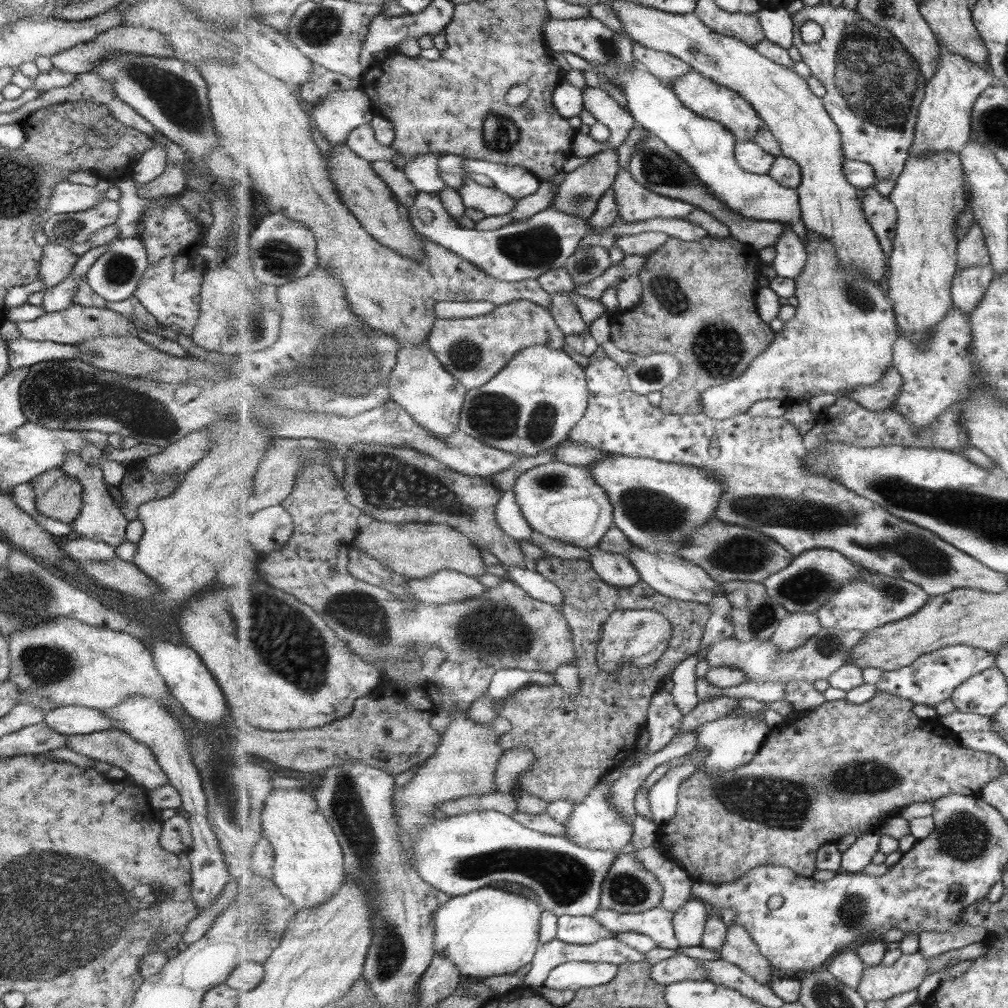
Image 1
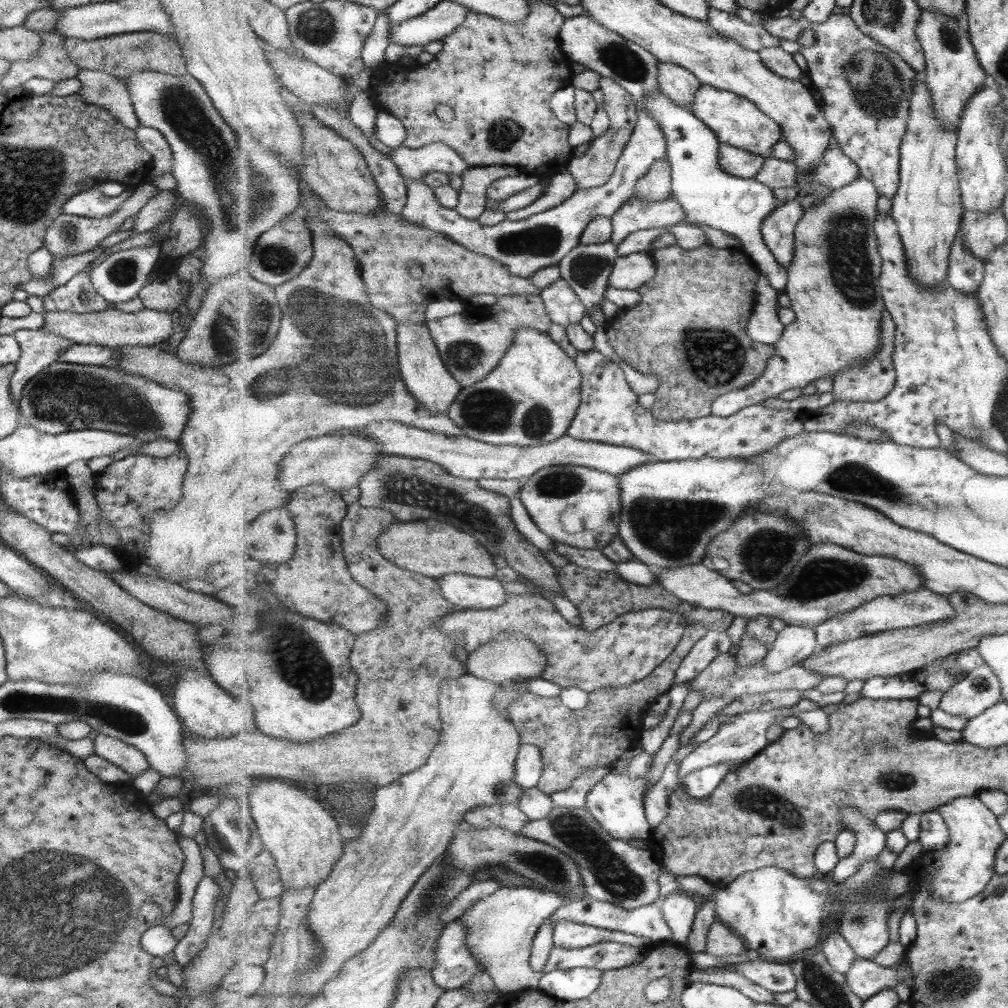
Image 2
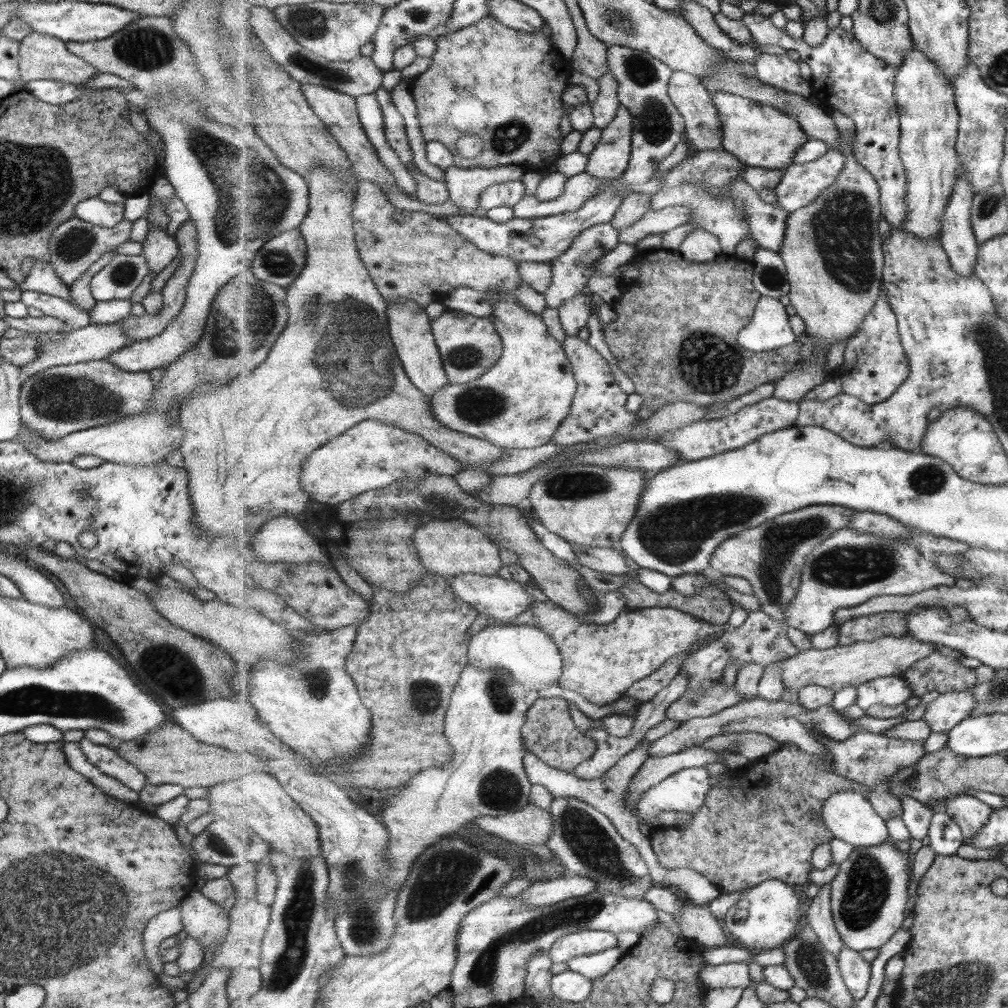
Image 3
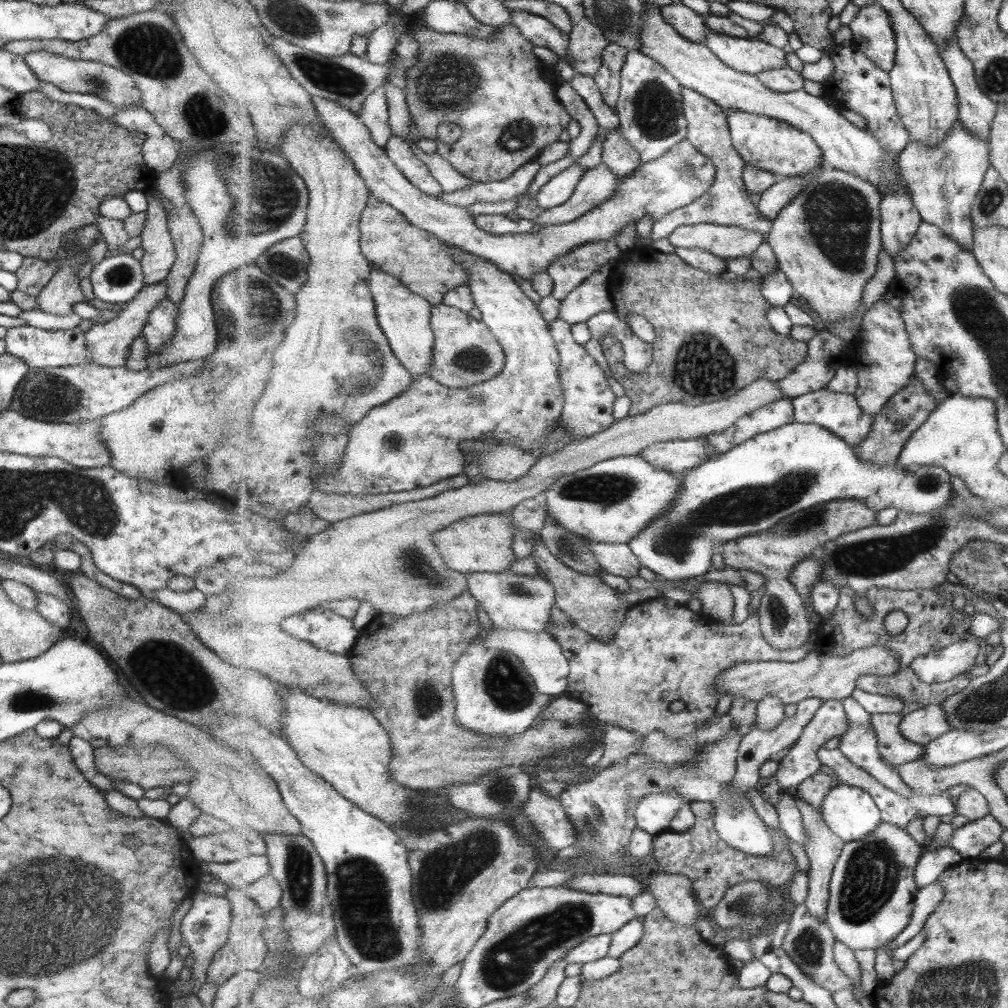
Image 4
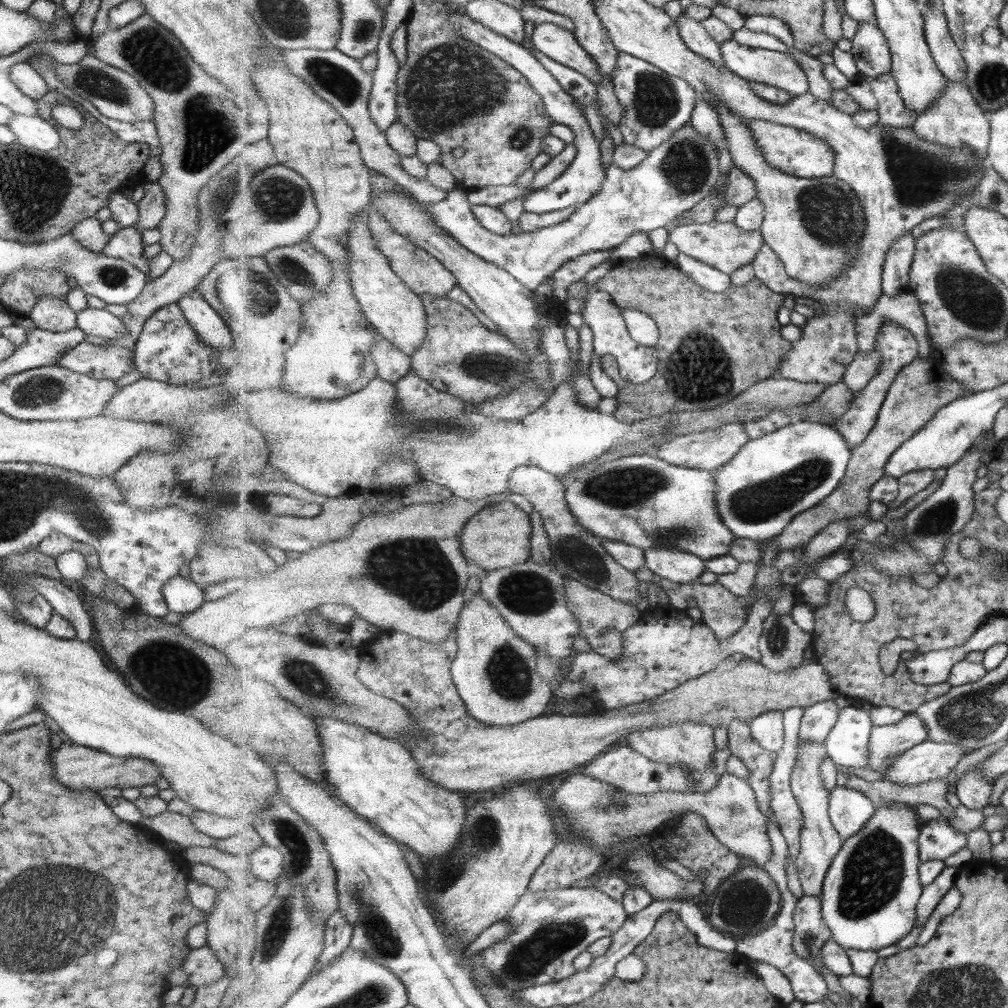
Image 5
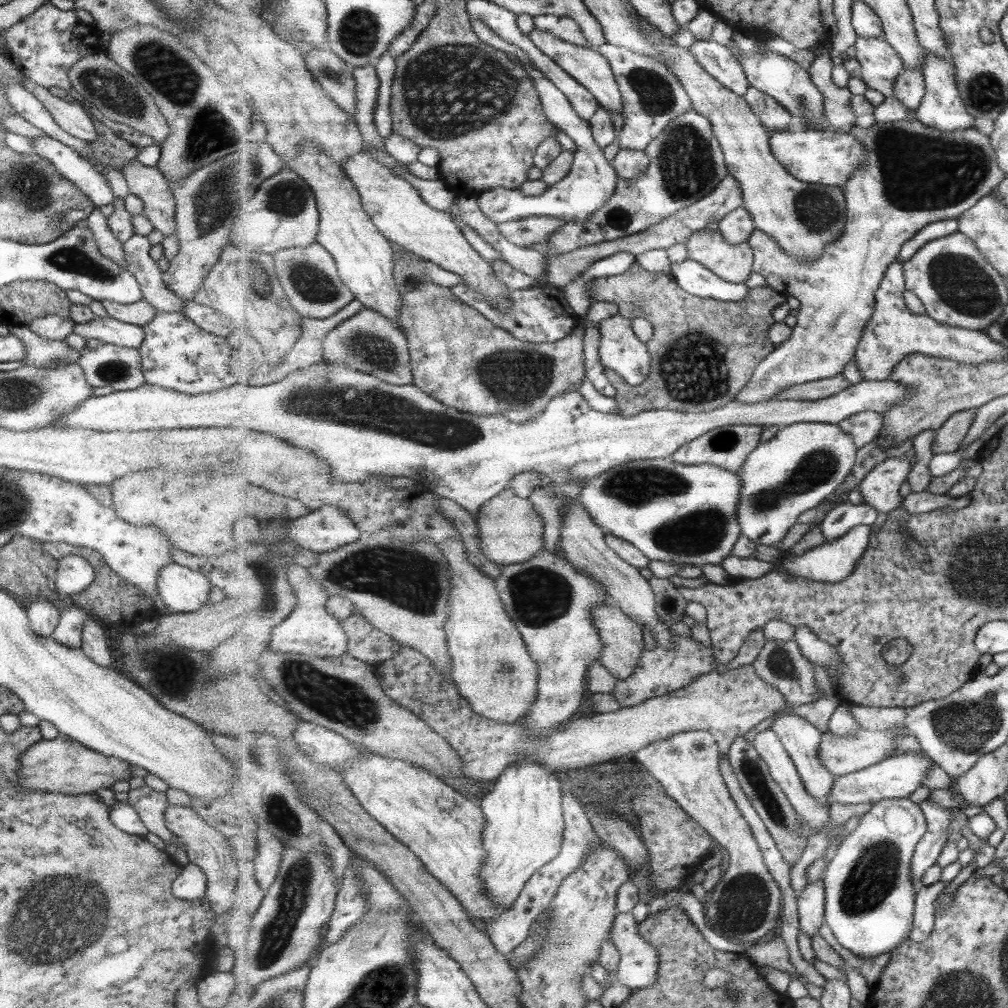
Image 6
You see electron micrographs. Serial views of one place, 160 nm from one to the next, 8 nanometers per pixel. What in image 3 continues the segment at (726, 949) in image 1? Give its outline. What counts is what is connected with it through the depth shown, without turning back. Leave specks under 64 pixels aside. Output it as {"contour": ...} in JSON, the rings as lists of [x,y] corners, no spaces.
{"contour":[[[688,901],[684,904],[684,911],[674,918],[678,923],[683,936],[699,944],[704,950],[717,950],[729,947],[727,936],[719,919],[707,906],[695,905]]]}

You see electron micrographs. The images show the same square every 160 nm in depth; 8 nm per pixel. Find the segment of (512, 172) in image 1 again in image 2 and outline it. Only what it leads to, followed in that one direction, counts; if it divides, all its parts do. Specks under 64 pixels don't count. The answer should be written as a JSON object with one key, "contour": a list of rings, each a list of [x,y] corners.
{"contour":[[[434,142],[421,148],[400,146],[393,148],[391,157],[403,176],[414,181],[423,181],[429,172],[445,172],[462,176],[470,164],[448,144]]]}

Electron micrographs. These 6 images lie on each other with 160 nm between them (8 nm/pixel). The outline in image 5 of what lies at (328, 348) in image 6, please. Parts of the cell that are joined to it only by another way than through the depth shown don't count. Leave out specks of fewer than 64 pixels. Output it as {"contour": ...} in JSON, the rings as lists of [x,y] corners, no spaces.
{"contour":[[[369,323],[369,327],[377,339],[377,344],[373,346],[373,361],[378,366],[379,377],[395,384],[411,373],[411,359],[395,344],[391,344],[372,323]]]}

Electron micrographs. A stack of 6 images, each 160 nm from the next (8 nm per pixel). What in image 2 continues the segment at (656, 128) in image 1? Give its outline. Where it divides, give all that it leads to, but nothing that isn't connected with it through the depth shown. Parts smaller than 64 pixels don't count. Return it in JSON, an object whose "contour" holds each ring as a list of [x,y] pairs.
{"contour":[[[656,90],[648,96],[646,100],[646,109],[648,113],[659,122],[668,138],[668,160],[672,164],[672,195],[671,199],[681,204],[686,212],[687,224],[705,224],[712,228],[726,231],[728,234],[735,236],[742,243],[741,249],[749,258],[754,261],[754,266],[758,273],[764,274],[771,283],[773,288],[785,292],[788,285],[788,269],[786,269],[774,255],[767,243],[764,241],[764,234],[761,232],[762,224],[766,218],[778,209],[777,198],[773,194],[773,188],[763,182],[759,182],[756,177],[739,178],[725,172],[720,165],[720,146],[722,142],[717,134],[709,126],[705,125],[693,110],[683,108],[676,102],[673,102],[661,90]]]}

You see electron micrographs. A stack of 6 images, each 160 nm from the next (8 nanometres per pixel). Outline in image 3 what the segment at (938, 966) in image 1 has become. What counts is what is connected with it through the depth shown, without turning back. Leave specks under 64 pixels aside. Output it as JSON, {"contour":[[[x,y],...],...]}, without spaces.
{"contour":[[[845,946],[838,959],[840,971],[844,975],[844,981],[856,1000],[861,1000],[870,987],[872,977],[872,963],[863,959],[860,952]]]}

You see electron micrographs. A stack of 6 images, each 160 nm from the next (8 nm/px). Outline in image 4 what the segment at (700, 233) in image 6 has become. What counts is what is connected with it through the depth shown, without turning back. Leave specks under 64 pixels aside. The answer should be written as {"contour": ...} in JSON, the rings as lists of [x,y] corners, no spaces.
{"contour":[[[685,224],[676,228],[668,238],[673,246],[681,248],[704,248],[715,256],[729,258],[750,257],[766,242],[762,232],[743,228],[742,226],[720,225],[720,224]]]}

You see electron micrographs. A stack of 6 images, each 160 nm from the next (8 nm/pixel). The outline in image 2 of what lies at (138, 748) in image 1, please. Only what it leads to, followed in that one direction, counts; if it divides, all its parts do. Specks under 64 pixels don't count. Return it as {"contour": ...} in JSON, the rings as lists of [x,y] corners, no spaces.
{"contour":[[[98,734],[93,740],[94,755],[122,768],[132,778],[148,766],[144,754],[116,738]]]}

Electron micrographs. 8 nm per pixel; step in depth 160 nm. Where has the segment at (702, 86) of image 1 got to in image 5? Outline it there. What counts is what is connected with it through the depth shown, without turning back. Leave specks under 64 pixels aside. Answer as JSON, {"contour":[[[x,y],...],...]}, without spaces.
{"contour":[[[750,120],[747,124],[751,132],[756,136],[756,141],[766,158],[779,170],[799,178],[823,178],[833,176],[836,168],[836,152],[833,147],[815,134],[809,134],[805,130],[784,126],[770,122],[769,120]]]}

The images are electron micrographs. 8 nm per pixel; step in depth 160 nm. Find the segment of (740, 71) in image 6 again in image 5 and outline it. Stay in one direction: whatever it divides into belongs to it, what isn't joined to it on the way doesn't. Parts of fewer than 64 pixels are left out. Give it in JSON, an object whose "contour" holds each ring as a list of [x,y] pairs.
{"contour":[[[684,14],[679,22],[680,35],[684,38],[687,46],[699,56],[705,56],[707,60],[726,66],[721,50],[721,44],[716,41],[701,24],[699,20],[693,20]]]}

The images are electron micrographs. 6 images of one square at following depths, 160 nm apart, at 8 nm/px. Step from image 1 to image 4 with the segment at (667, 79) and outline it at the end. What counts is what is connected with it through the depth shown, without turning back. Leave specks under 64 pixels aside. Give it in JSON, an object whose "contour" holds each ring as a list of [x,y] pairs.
{"contour":[[[682,86],[682,97],[684,98],[685,116],[688,120],[689,142],[692,142],[693,146],[701,151],[701,154],[708,156],[715,163],[716,181],[709,192],[695,202],[683,208],[672,210],[660,220],[655,221],[650,238],[645,241],[638,241],[637,246],[651,244],[656,240],[668,239],[676,228],[685,224],[737,225],[762,232],[767,238],[771,232],[773,220],[763,216],[757,205],[751,202],[750,192],[747,190],[744,181],[744,168],[747,163],[733,144],[728,124],[728,112],[722,106],[713,102],[712,98],[707,98],[704,94],[699,94],[696,90],[686,86]]]}

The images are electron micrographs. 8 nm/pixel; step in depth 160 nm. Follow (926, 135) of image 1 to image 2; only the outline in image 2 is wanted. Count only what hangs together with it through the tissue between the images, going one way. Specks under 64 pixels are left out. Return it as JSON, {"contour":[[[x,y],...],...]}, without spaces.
{"contour":[[[923,9],[922,11],[916,33],[926,56],[926,83],[932,94],[938,119],[944,122],[945,128],[959,132],[965,107],[983,85],[992,83],[991,78],[981,66],[968,31],[957,19],[948,17],[945,13],[934,13]]]}

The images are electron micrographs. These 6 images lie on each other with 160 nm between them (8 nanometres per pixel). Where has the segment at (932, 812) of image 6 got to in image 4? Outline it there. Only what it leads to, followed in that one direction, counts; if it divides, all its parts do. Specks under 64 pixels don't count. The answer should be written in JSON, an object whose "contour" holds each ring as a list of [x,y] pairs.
{"contour":[[[988,815],[986,818],[968,823],[961,830],[955,830],[949,847],[963,855],[963,859],[983,857],[983,852],[989,846],[1001,841],[1006,829],[995,817]]]}

